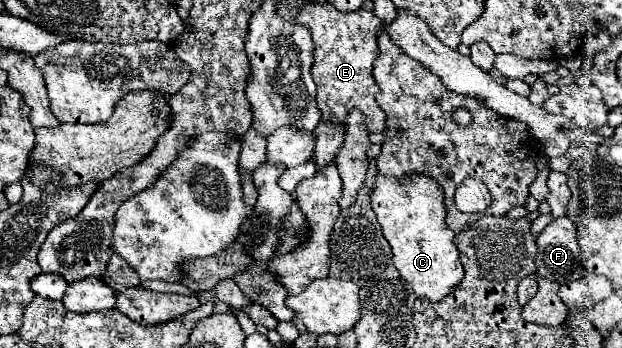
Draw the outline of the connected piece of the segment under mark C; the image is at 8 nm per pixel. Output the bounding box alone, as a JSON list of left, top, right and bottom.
[370,174,464,302]

